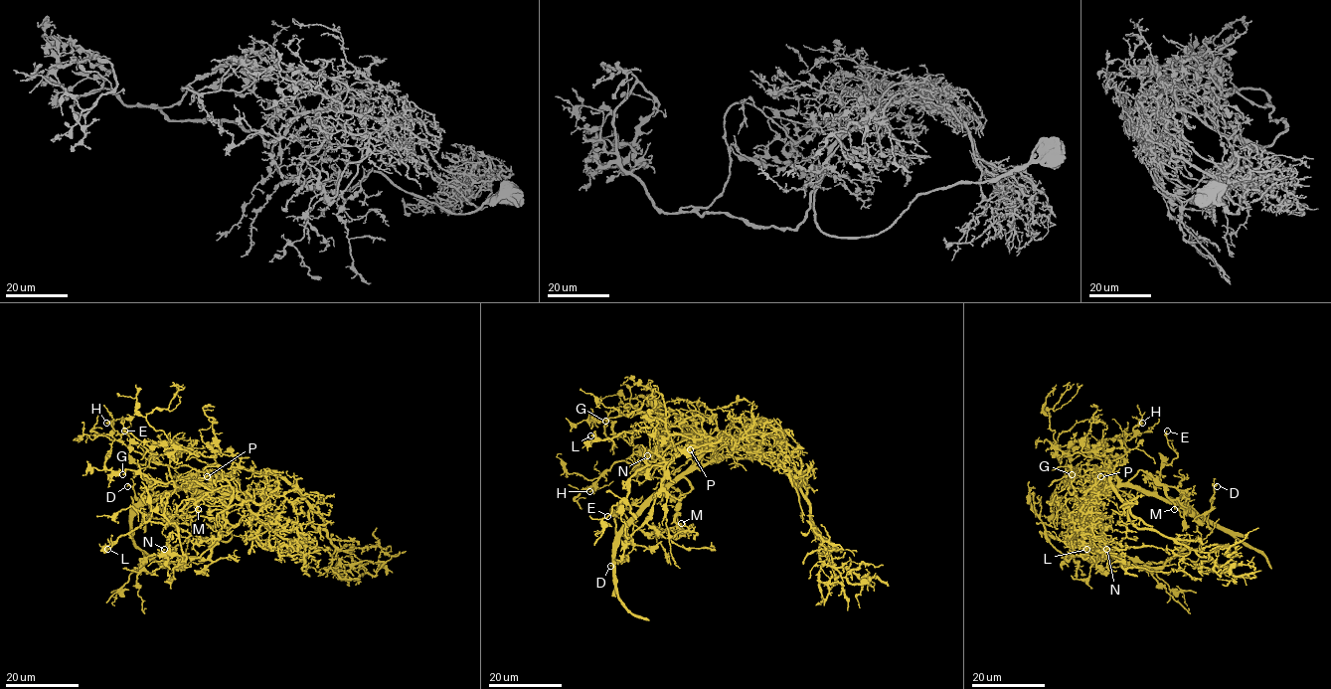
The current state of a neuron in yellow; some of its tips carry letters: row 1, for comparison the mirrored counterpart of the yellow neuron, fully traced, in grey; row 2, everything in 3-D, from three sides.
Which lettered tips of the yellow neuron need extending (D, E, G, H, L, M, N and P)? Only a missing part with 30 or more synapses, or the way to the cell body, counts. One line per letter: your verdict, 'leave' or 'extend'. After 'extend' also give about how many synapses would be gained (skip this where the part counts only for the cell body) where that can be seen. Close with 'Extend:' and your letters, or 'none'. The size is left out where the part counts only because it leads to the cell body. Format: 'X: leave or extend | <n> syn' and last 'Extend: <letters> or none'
D: leave
E: extend | 40 syn
G: leave
H: leave
L: extend | 60 syn
M: extend | 70 syn
N: extend | 45 syn
P: leave
Extend: E, L, M, N

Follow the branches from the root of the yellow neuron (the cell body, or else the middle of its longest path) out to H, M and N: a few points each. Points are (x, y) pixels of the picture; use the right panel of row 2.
H: (1113, 475), (1120, 483), (1136, 486), (1111, 486), (1103, 474), (1109, 466), (1122, 463), (1112, 451), (1142, 423)
M: (1113, 475), (1120, 483), (1125, 483), (1139, 470), (1146, 472), (1163, 486), (1174, 509)
N: (1113, 475), (1117, 484), (1098, 497), (1097, 515), (1086, 528), (1090, 546), (1100, 559), (1115, 555), (1106, 549)

